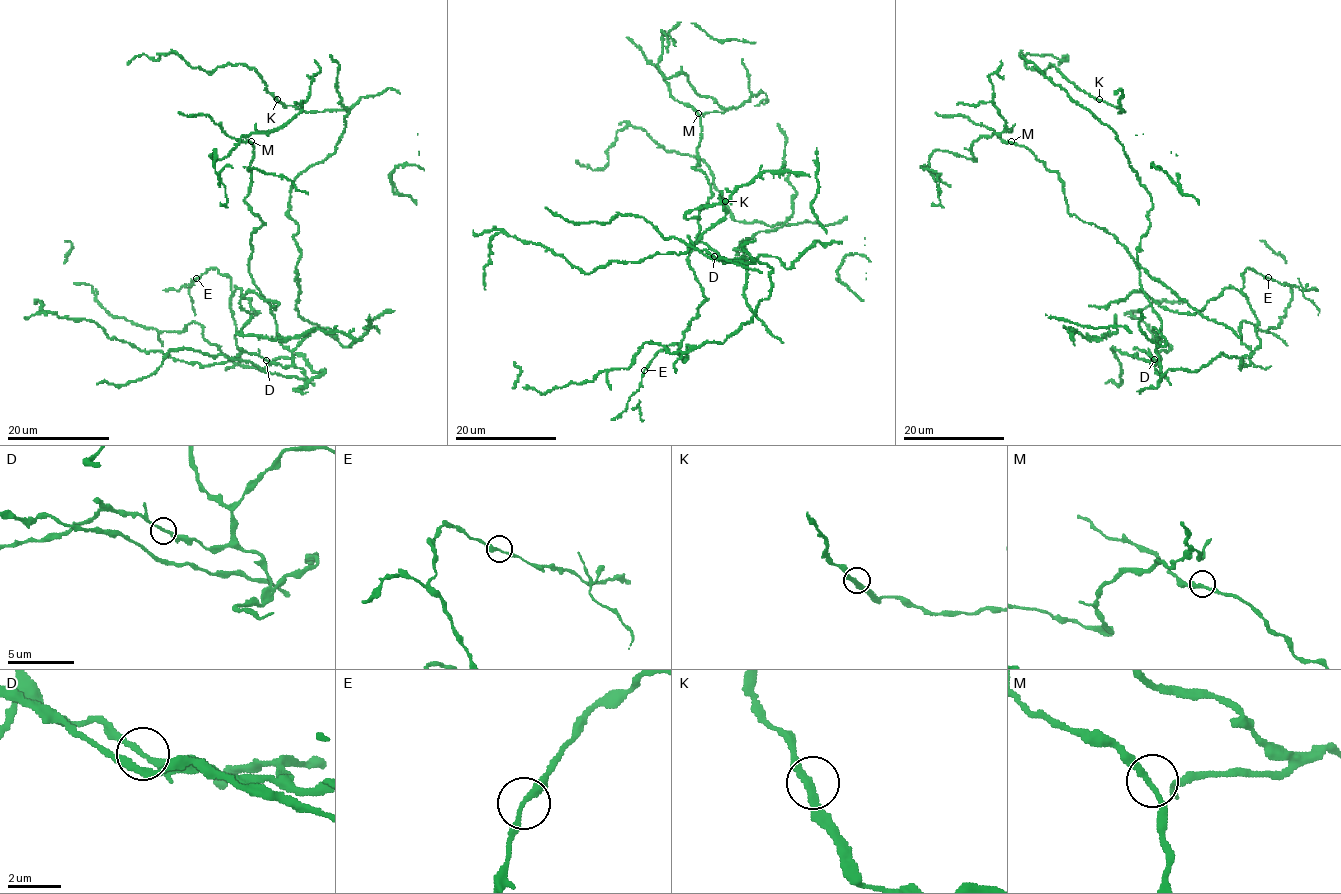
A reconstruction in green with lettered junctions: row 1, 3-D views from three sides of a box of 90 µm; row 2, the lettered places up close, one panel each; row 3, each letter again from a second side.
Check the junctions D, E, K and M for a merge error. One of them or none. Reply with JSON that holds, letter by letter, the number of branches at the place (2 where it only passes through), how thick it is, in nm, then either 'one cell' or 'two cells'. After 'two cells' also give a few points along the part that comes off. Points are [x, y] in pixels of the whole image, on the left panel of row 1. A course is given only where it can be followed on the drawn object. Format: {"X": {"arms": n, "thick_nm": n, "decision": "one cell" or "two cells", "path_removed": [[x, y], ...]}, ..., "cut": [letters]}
{"D": {"arms": 2, "thick_nm": 200, "decision": "one cell"}, "E": {"arms": 2, "thick_nm": 240, "decision": "one cell"}, "K": {"arms": 2, "thick_nm": 240, "decision": "one cell"}, "M": {"arms": 2, "thick_nm": 220, "decision": "one cell"}, "cut": []}

